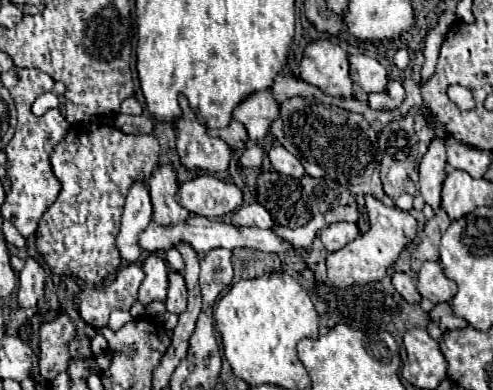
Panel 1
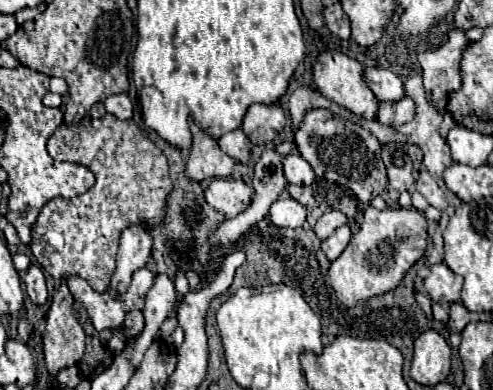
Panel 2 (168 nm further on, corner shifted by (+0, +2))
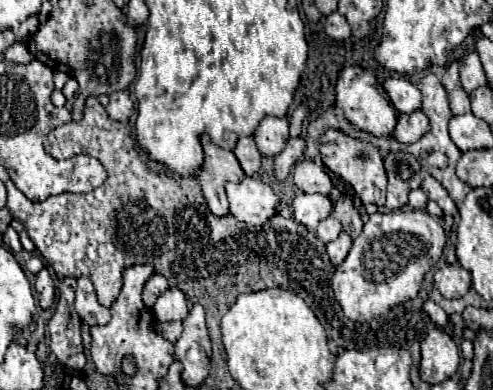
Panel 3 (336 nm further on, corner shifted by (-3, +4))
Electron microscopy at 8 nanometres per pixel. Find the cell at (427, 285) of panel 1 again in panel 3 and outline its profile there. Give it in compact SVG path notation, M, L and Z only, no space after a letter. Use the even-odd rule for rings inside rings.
M446 264L436 270L434 286L444 298L462 298L470 290L470 272L460 264Z

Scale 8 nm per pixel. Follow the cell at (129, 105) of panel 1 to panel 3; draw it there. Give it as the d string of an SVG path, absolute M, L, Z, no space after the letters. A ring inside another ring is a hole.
M114 92L110 94L110 104L106 106L106 112L112 120L118 122L128 122L130 114L132 114L132 100L128 96L128 92Z

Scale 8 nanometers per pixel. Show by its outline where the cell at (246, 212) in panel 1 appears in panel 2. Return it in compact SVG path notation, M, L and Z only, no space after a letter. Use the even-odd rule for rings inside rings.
M287 198L287 200L275 200L267 214L269 222L279 228L299 228L305 224L305 210L299 206L299 202Z

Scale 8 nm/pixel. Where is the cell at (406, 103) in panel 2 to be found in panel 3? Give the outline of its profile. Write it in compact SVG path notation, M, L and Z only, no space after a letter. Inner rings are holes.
M422 110L412 112L410 116L398 116L398 124L394 128L394 138L404 144L418 142L424 134L430 132L430 122Z

